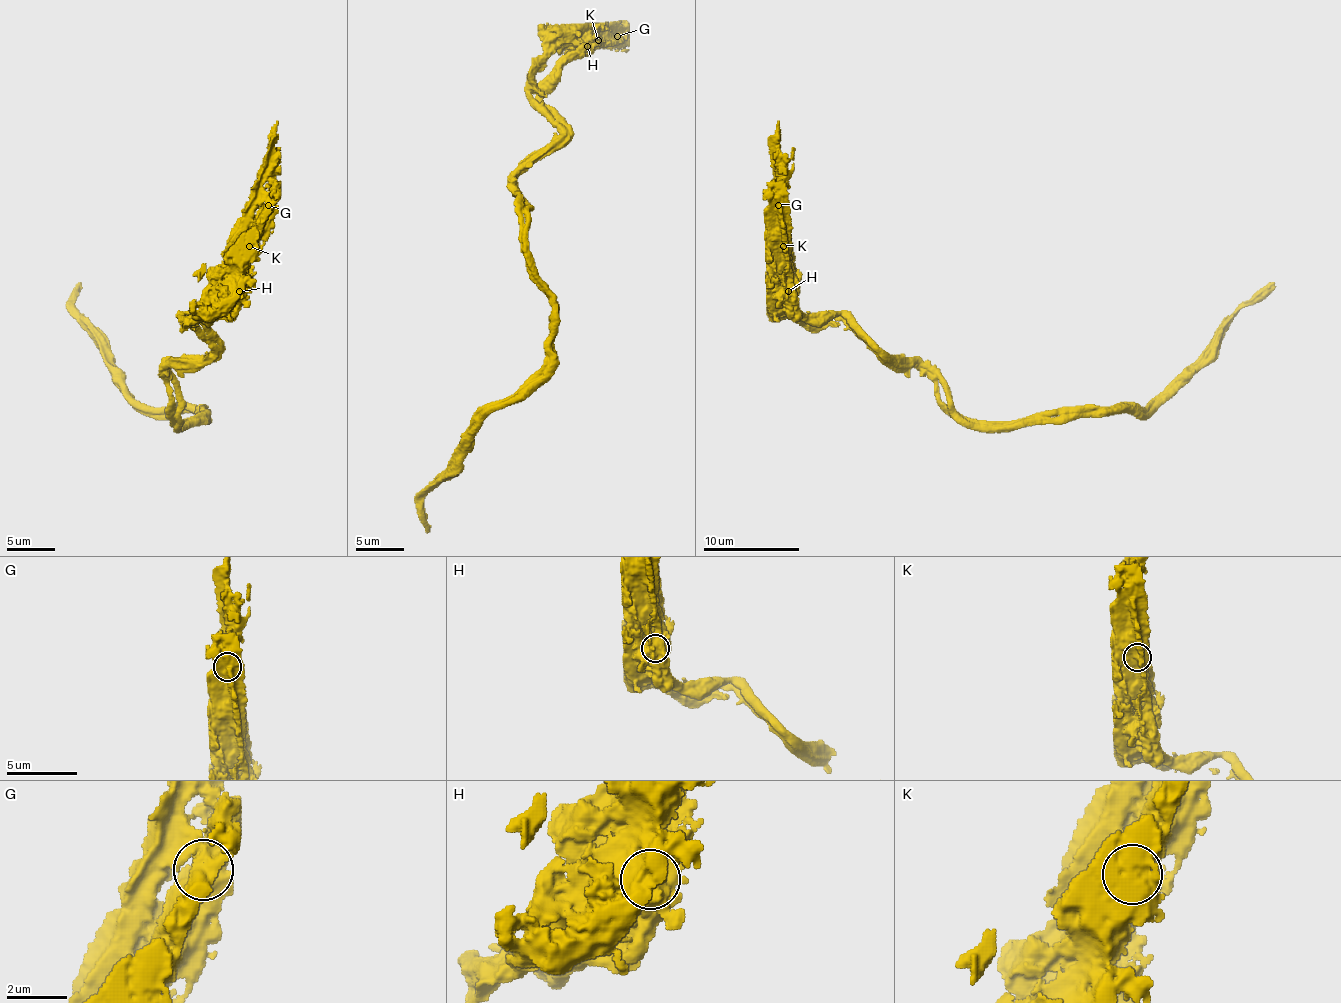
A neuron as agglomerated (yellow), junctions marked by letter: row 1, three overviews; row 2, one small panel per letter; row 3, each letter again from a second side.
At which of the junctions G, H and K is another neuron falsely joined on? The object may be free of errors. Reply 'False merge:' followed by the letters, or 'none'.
False merge: H

